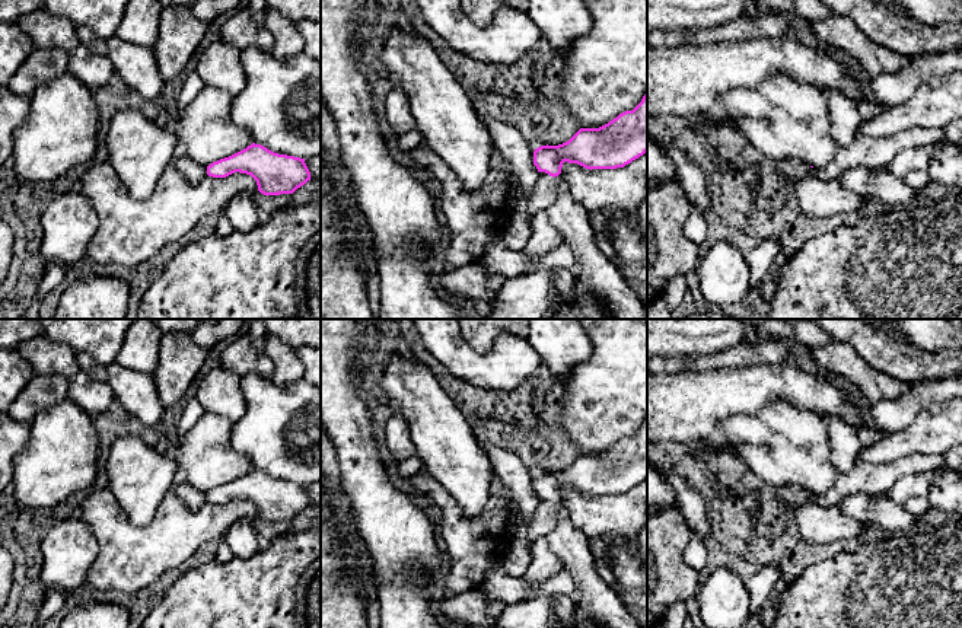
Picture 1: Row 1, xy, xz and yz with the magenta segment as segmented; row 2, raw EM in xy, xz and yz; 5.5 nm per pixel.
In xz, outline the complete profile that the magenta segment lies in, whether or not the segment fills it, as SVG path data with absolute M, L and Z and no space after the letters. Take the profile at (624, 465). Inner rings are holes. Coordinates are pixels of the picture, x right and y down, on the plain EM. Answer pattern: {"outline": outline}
{"outline": "M647 420L643 423L641 428L633 437L625 437L625 439L619 440L617 444L614 444L612 447L609 447L608 450L605 450L599 455L580 455L568 468L566 468L563 471L558 471L558 472L548 472L547 471L547 472L541 472L541 474L535 475L535 478L533 478L533 491L536 492L536 495L539 498L539 503L538 503L536 511L532 516L532 520L531 520L529 527L528 527L528 535L526 535L526 539L531 545L531 554L532 554L533 541L541 538L541 536L547 536L551 532L551 529L554 526L554 509L555 509L555 504L561 500L561 494L563 494L564 488L577 490L577 491L580 491L586 495L590 495L590 497L592 495L617 495L617 494L624 494L625 491L628 491L633 487L643 482L646 478L647 478Z"}

